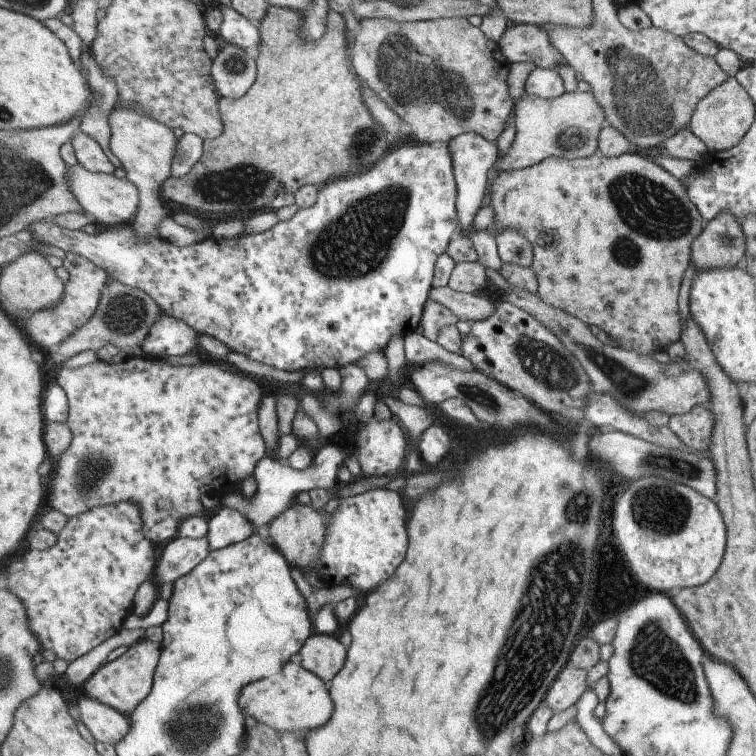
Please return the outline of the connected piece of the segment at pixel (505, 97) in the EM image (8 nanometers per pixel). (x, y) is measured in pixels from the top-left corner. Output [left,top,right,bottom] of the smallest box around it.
[351,17,515,145]

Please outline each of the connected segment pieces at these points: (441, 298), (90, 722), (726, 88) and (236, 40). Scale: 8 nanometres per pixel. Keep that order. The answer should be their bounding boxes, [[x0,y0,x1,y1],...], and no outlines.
[[430,285,497,323],[78,697,131,747],[687,77,754,153],[219,5,262,53]]

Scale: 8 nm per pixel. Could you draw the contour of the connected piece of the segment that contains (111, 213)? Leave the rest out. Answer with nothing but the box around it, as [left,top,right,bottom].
[68,166,141,226]

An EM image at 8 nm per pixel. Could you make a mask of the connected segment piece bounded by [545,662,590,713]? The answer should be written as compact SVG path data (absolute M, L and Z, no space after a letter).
M571 662L549 689L549 696L545 703L555 713L563 712L571 708L589 689L588 670L576 667Z

